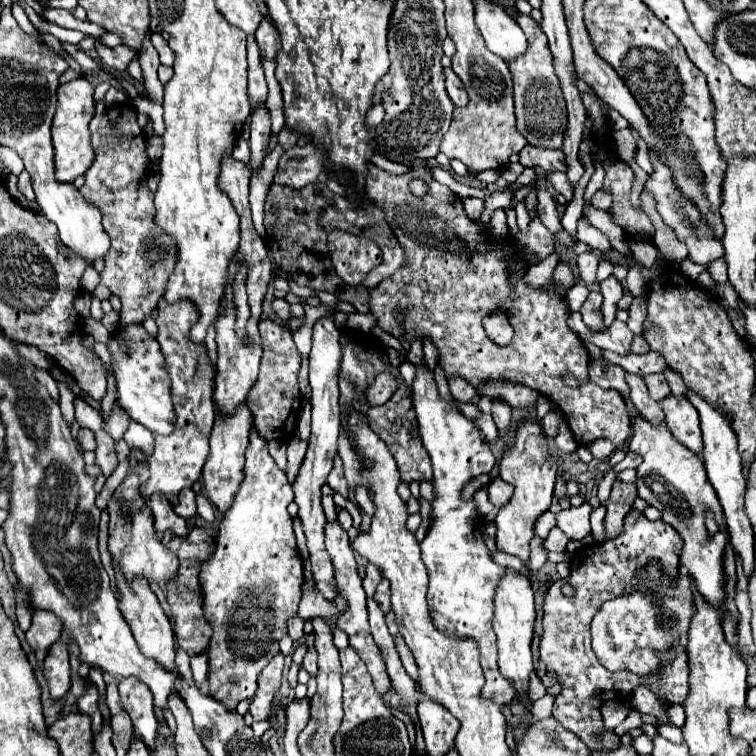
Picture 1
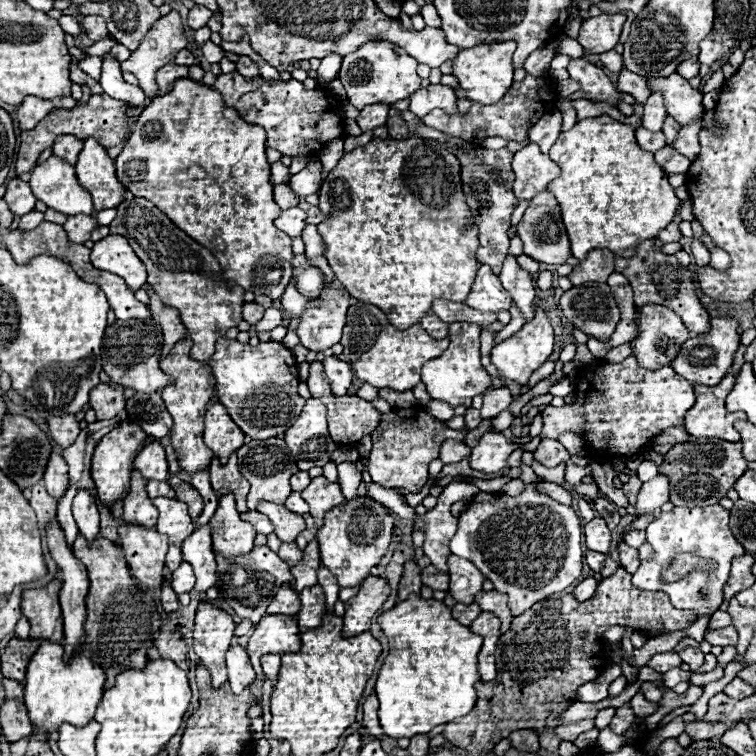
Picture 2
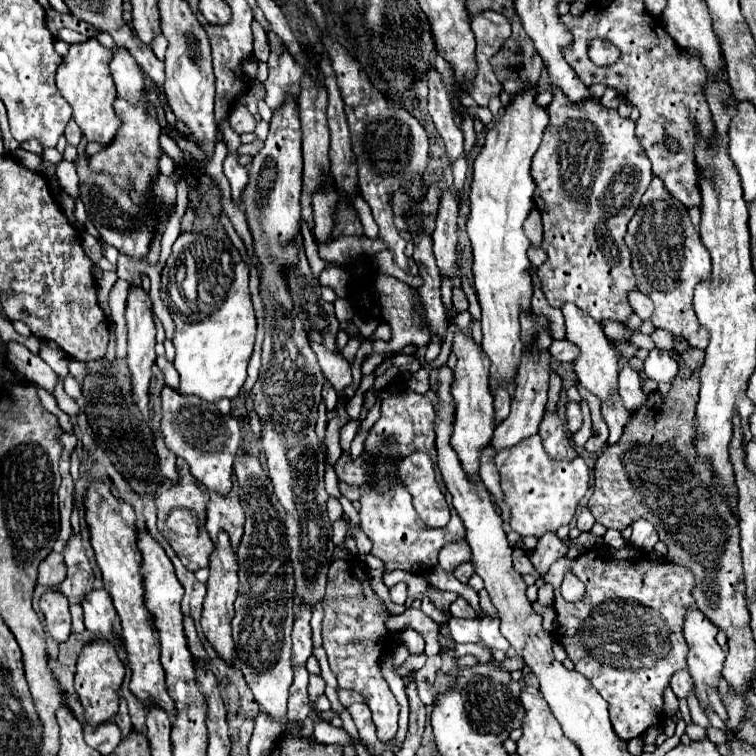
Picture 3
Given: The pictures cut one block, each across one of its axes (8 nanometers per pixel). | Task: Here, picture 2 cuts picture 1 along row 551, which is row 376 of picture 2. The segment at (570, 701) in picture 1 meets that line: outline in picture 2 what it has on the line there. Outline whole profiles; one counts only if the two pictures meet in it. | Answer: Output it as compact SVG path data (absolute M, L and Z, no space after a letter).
M628 356L620 364L610 364L610 362L598 362L598 364L588 364L578 370L578 386L574 390L574 404L564 404L560 408L556 406L546 406L542 412L542 432L540 438L554 438L562 432L574 432L584 440L584 446L592 458L600 460L612 460L618 456L632 458L644 450L644 446L652 444L652 440L664 432L670 426L684 424L684 414L694 406L694 386L686 382L682 376L674 374L672 366L664 366L660 370L646 370L638 364L636 356Z

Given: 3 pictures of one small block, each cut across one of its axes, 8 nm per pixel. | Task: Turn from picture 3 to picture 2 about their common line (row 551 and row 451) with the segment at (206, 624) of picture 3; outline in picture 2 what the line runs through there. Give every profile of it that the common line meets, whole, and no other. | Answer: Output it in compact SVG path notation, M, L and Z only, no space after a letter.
M220 402L208 408L204 426L206 446L212 448L214 456L218 456L222 464L226 464L228 456L244 444L244 432L232 422L228 410Z

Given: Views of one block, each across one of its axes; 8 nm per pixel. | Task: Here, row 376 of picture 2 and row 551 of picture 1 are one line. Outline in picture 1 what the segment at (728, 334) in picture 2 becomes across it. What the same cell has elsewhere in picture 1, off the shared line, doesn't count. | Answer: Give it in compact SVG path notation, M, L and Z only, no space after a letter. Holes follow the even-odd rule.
M642 416L632 418L632 438L628 448L642 456L642 464L636 468L638 472L638 496L648 500L654 508L664 514L664 522L674 526L676 532L684 540L684 550L680 554L680 564L686 566L688 574L694 578L698 592L714 606L724 602L724 574L722 574L722 554L726 544L726 524L722 516L722 508L718 504L716 492L708 482L702 458L682 446L664 424L650 424L642 420ZM704 508L710 508L716 514L722 530L708 540L708 532L704 526Z

